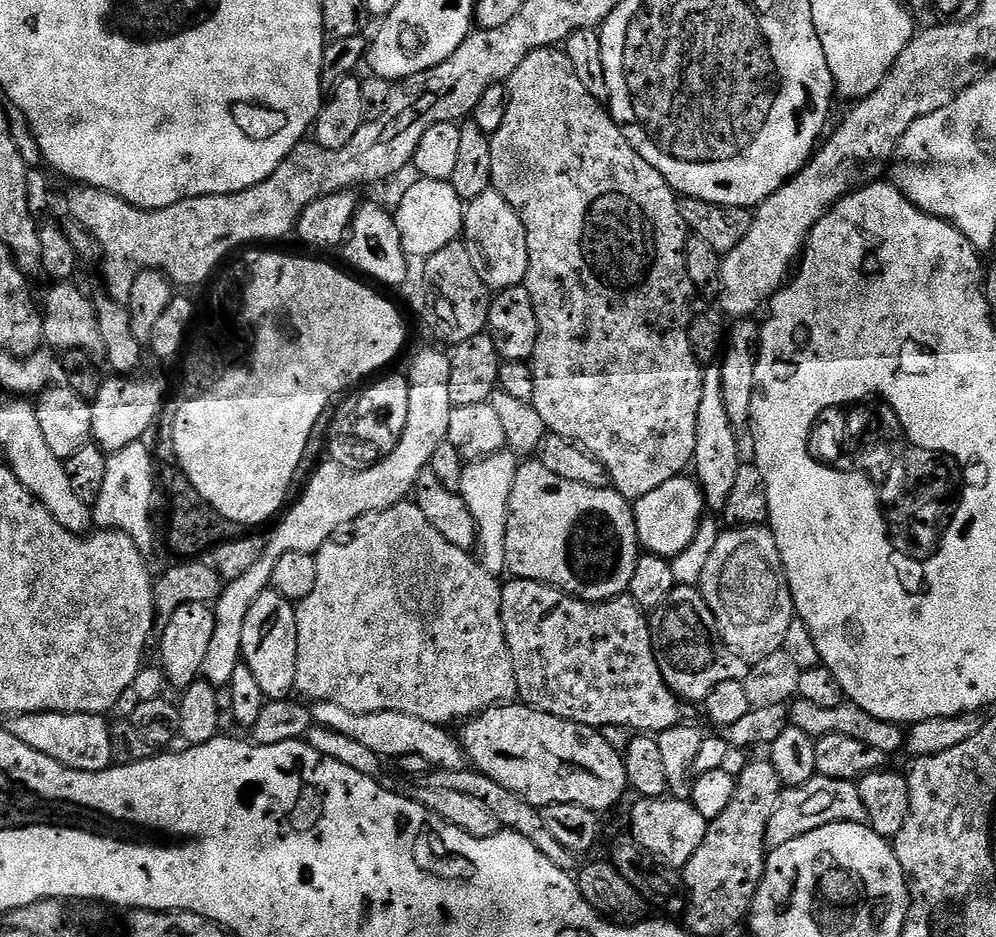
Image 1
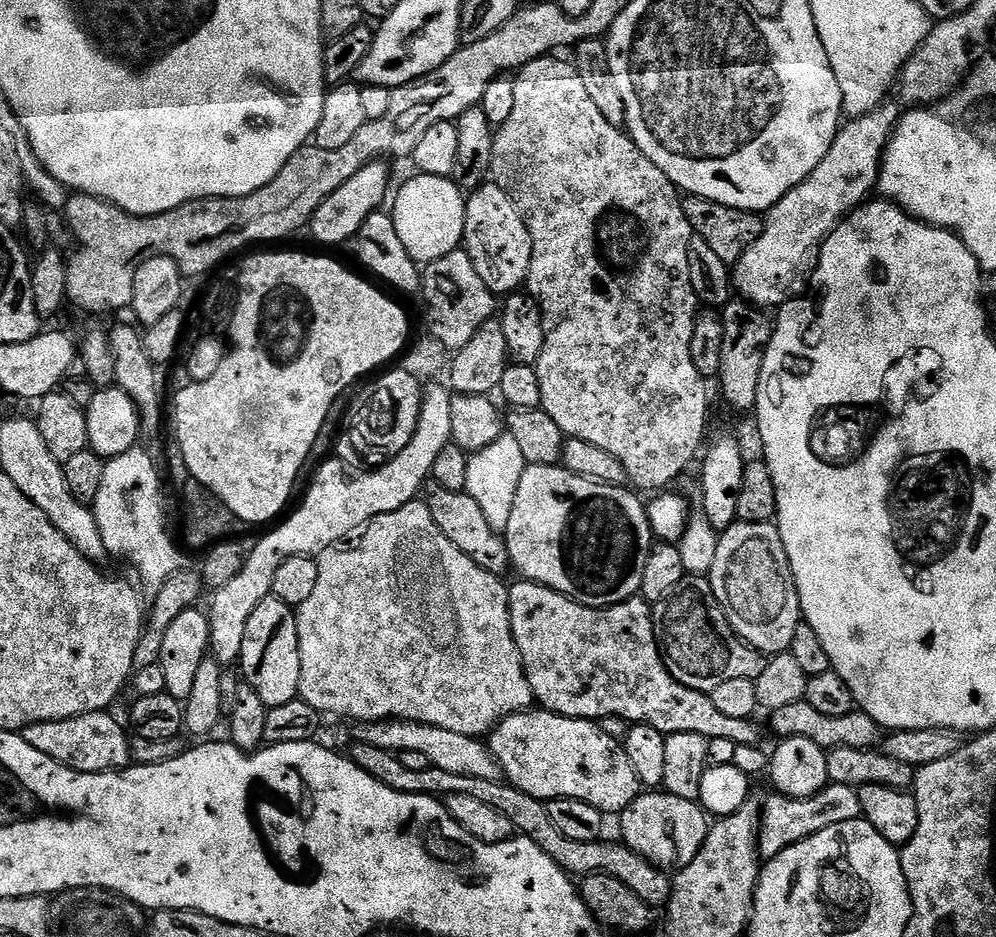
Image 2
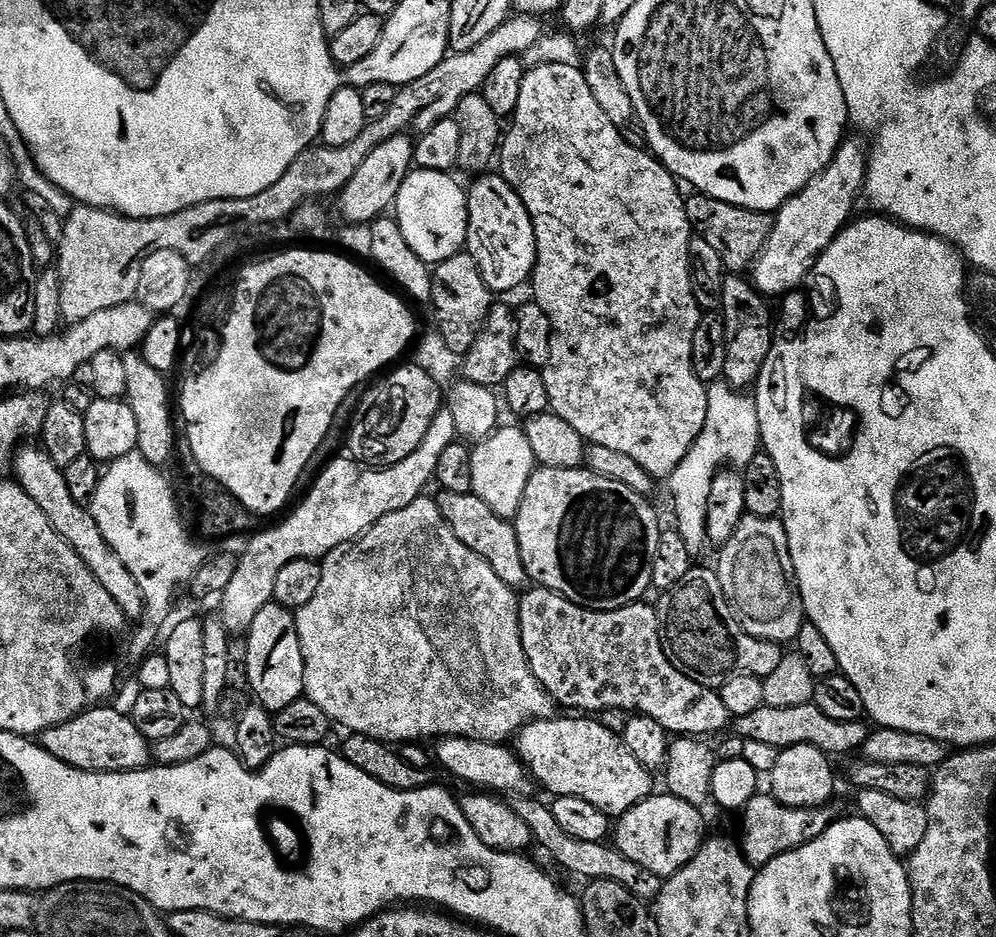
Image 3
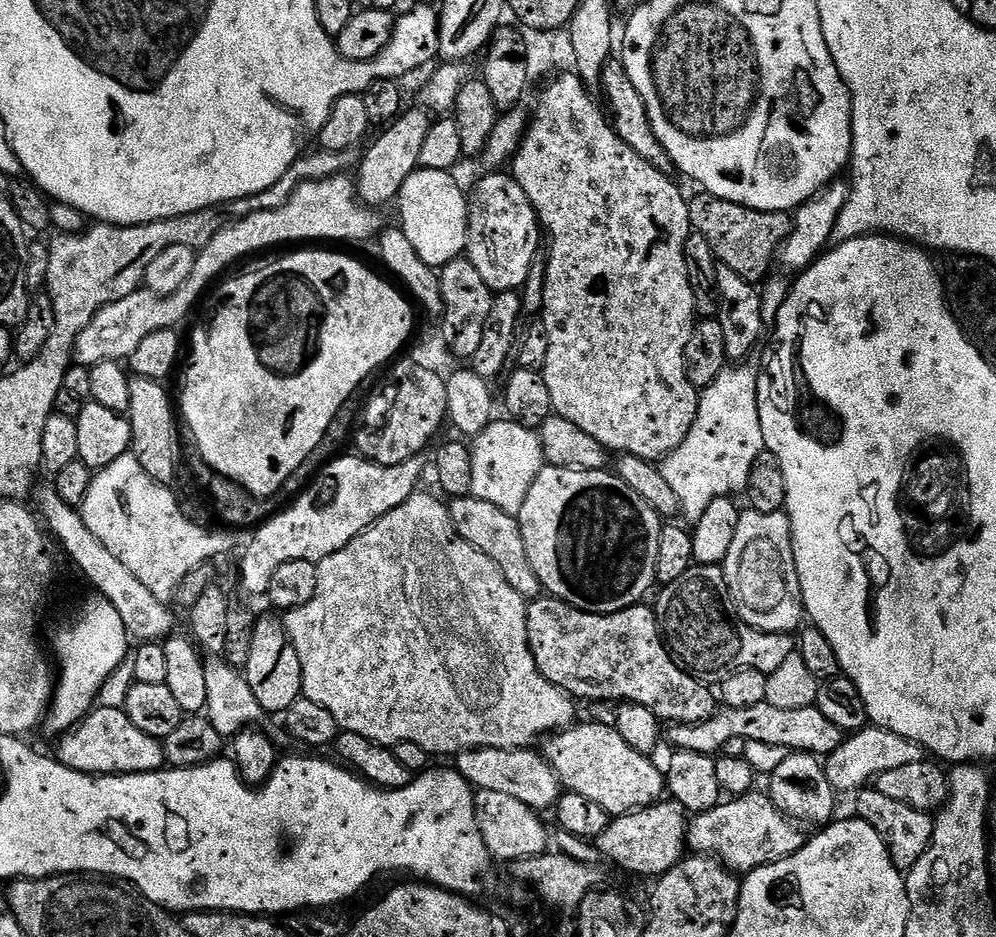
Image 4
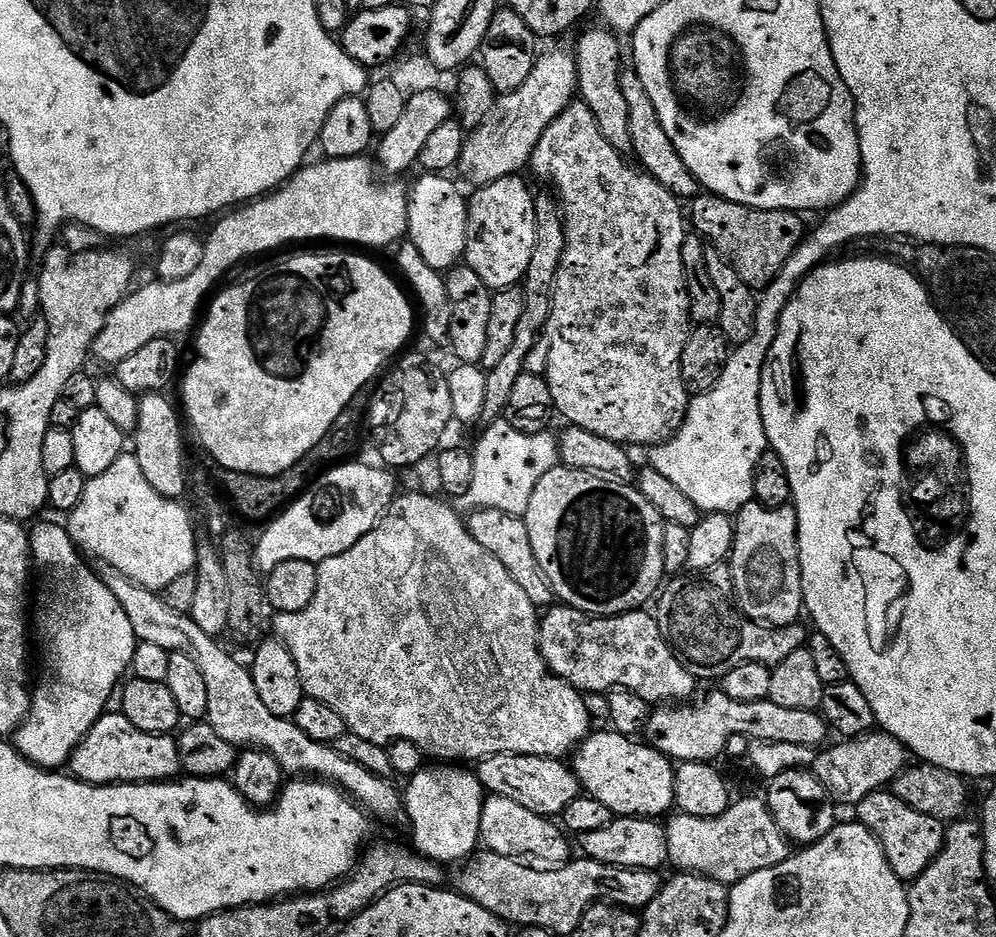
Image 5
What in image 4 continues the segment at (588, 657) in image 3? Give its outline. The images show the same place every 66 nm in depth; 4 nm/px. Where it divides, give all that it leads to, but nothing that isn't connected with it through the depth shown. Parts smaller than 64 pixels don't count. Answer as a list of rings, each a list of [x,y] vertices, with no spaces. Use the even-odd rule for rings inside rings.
[[[555,598],[531,601],[528,641],[538,670],[580,702],[615,700],[646,706],[669,725],[710,719],[718,710],[717,693],[677,663],[660,635],[655,611],[644,607],[595,616]]]

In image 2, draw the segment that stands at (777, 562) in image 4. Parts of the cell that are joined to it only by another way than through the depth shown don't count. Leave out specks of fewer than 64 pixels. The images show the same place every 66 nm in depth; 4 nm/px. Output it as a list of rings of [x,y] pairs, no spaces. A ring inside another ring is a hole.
[[[737,522],[731,524],[725,532],[719,533],[718,554],[714,554],[714,566],[708,572],[708,581],[712,584],[714,598],[722,606],[730,626],[744,643],[765,654],[787,652],[790,642],[794,642],[794,630],[802,622],[798,586],[786,558],[786,546],[782,546],[782,534],[775,523],[755,524]]]

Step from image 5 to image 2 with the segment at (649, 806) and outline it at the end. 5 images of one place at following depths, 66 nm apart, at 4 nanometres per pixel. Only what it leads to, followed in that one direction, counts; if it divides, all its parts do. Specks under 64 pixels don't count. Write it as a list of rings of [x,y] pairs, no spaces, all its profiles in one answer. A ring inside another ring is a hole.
[[[529,710],[516,712],[506,716],[487,737],[486,743],[500,767],[503,779],[513,784],[518,790],[530,794],[530,798],[542,801],[577,800],[586,802],[605,814],[619,814],[641,795],[642,785],[638,774],[634,774],[634,766],[630,766],[630,758],[626,758],[626,750],[621,741],[604,734],[596,722],[575,720],[565,716],[555,716],[552,712]]]

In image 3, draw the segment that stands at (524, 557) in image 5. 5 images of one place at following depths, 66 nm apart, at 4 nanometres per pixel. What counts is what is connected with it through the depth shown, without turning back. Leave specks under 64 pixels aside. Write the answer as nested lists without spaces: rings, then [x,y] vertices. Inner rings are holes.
[[[441,491],[435,497],[436,505],[440,507],[440,513],[445,522],[454,530],[454,538],[462,542],[462,546],[470,546],[478,558],[484,558],[490,564],[494,574],[506,582],[514,590],[524,590],[529,587],[530,581],[526,574],[526,566],[522,563],[522,552],[518,550],[518,536],[515,523],[504,520],[482,498],[472,494],[450,494]]]

